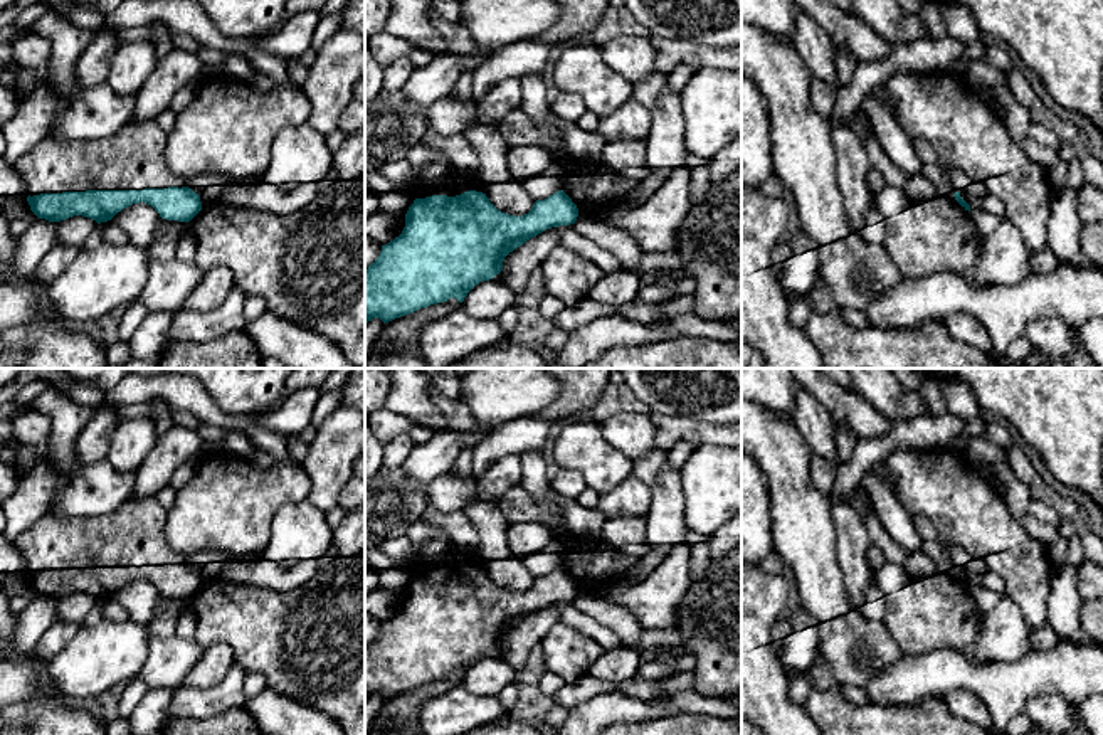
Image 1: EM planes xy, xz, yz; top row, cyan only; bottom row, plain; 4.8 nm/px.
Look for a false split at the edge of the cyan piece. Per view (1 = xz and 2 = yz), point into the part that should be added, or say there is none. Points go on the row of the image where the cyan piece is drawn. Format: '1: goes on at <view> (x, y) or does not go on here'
1: does not go on here
2: does not go on here

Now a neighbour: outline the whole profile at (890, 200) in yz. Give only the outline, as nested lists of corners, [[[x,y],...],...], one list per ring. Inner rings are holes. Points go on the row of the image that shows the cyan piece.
[[[884,185],[881,192],[876,193],[876,209],[883,215],[883,219],[895,217],[910,204],[903,187]]]

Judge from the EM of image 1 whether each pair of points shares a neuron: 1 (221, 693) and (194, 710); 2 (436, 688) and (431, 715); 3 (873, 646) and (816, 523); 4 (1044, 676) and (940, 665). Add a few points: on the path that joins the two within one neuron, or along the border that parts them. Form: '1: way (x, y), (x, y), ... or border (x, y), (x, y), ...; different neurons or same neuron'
1: way (214, 700), (200, 703); same neuron
2: border (458, 683), (427, 698), (421, 705), (417, 717); different neurons
3: way (843, 616), (823, 592), (816, 571), (816, 554); same neuron
4: way (1019, 676), (965, 675); same neuron

